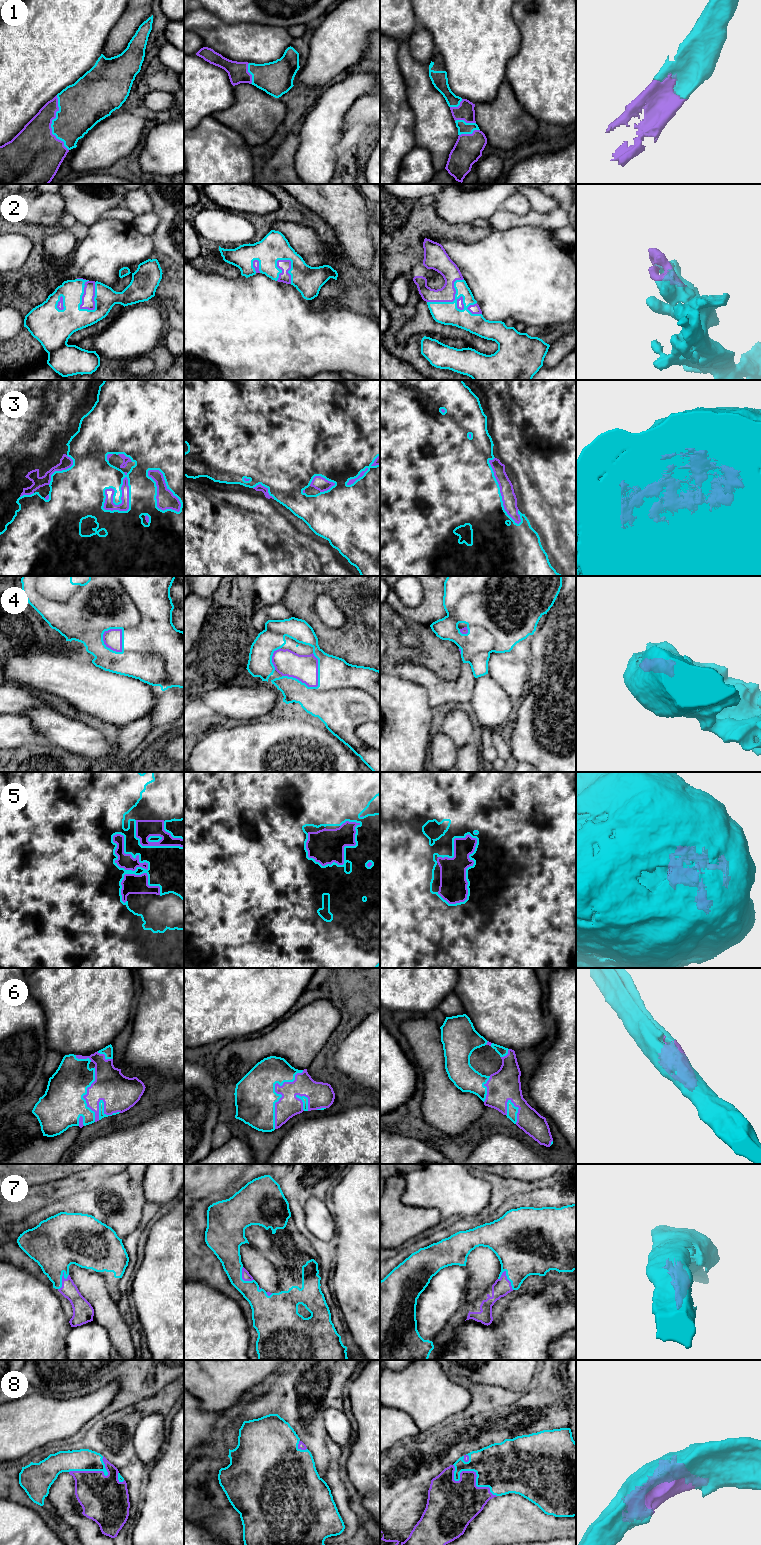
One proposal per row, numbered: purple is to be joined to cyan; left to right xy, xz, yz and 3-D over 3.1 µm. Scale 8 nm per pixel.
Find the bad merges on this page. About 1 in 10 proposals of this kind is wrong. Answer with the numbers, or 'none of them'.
none of them

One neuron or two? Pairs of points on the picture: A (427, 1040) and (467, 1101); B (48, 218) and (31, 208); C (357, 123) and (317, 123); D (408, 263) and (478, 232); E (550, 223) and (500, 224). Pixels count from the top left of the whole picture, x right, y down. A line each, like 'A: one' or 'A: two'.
A: one
B: one
C: two
D: one
E: one

